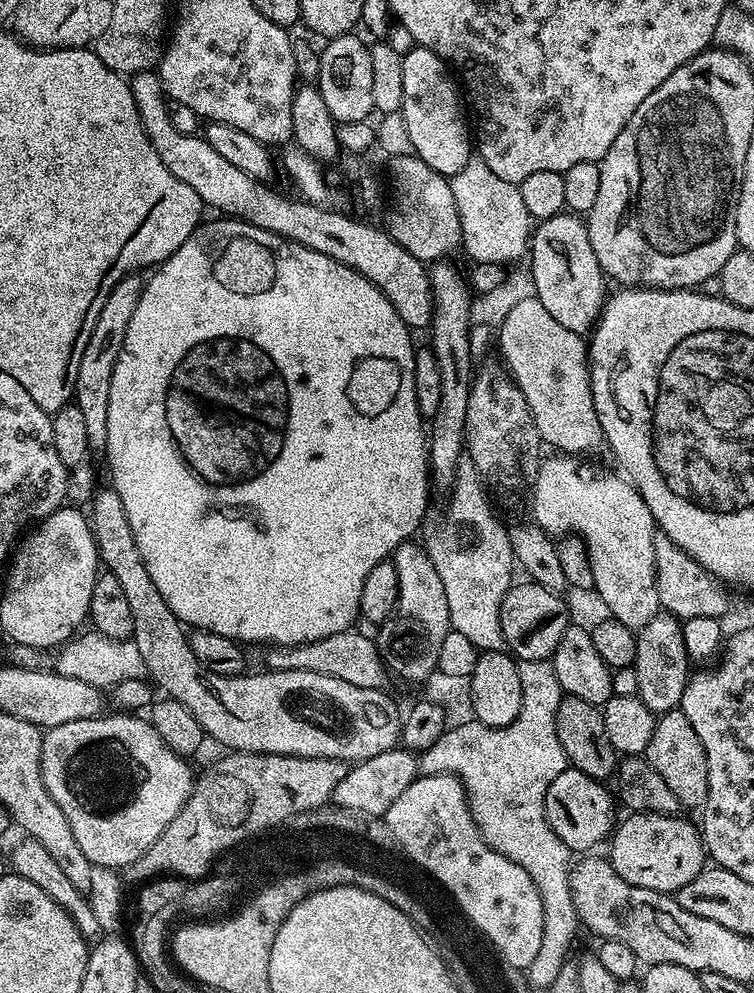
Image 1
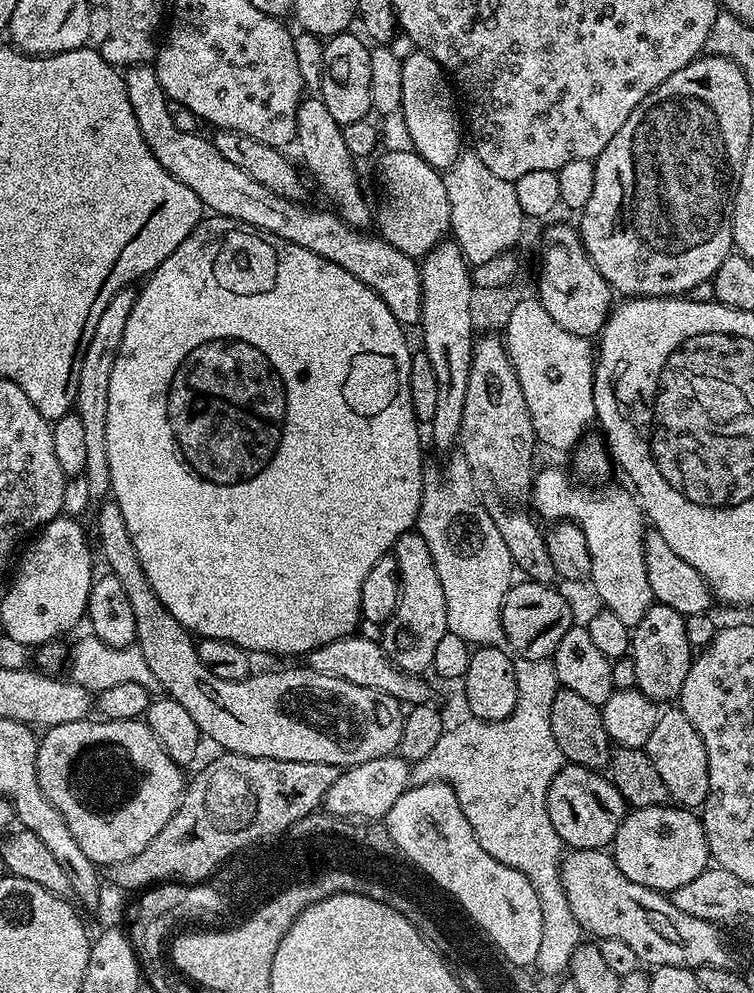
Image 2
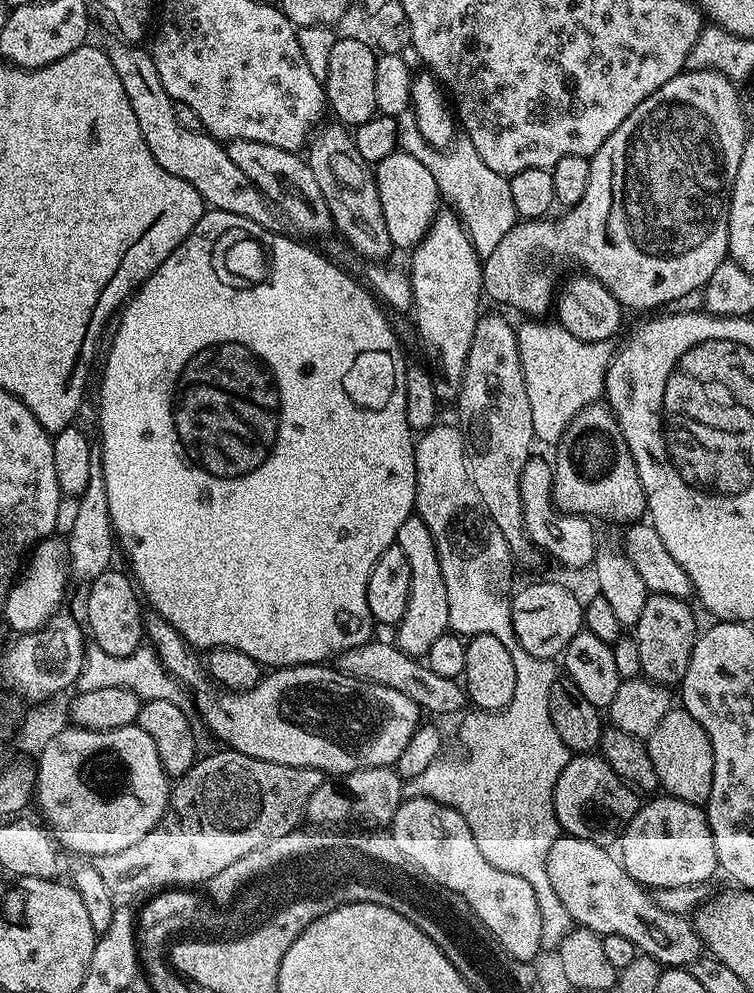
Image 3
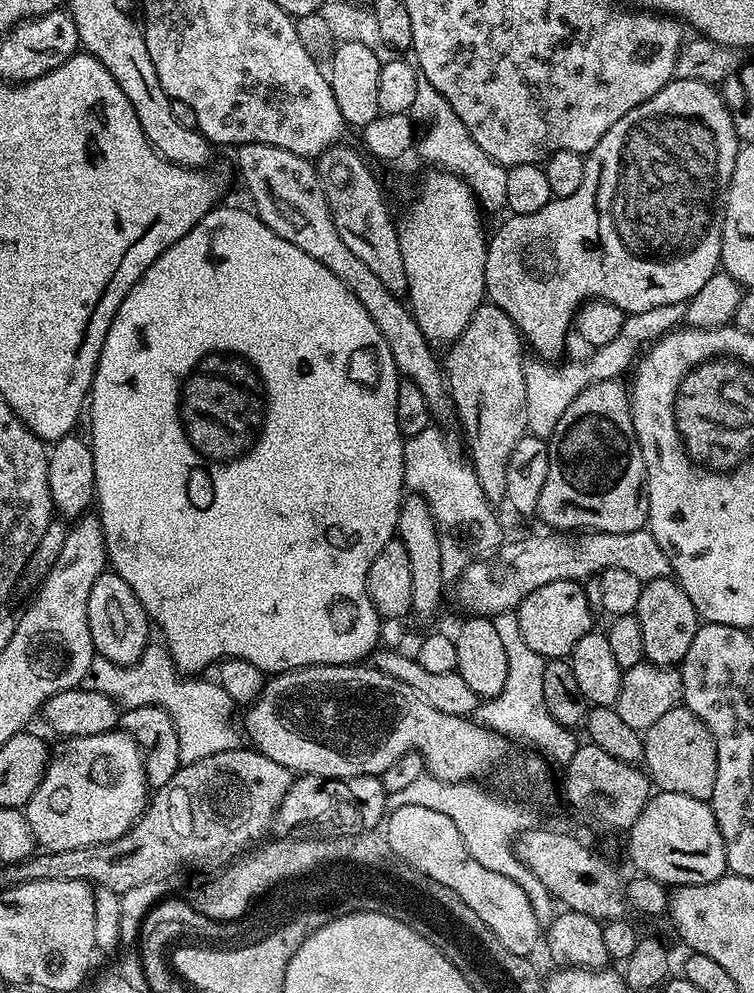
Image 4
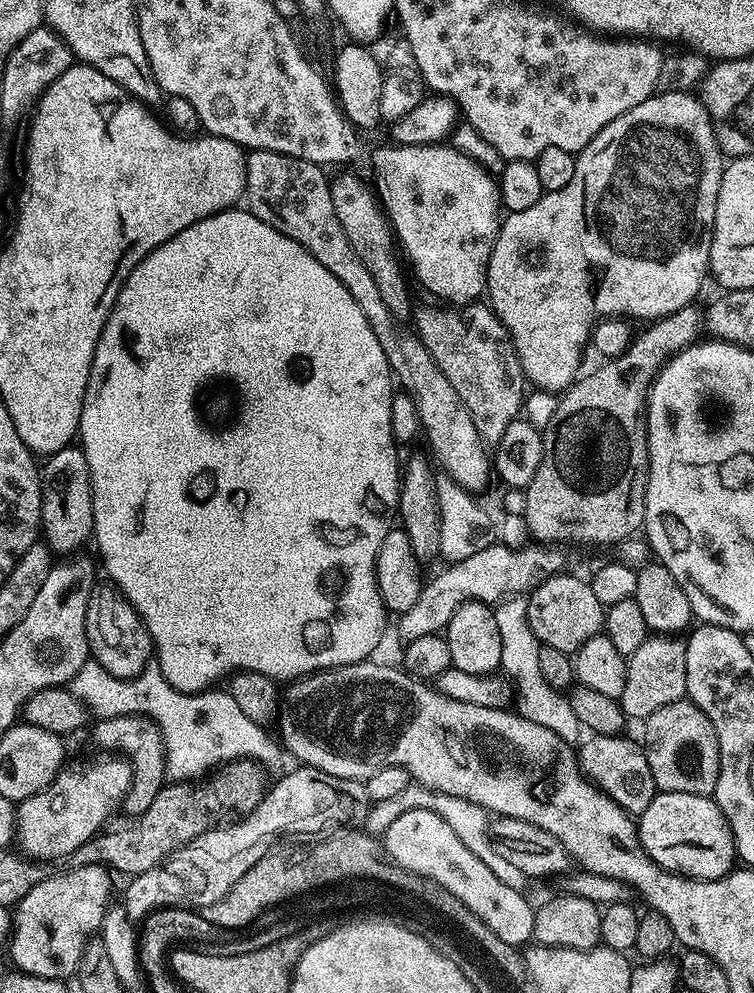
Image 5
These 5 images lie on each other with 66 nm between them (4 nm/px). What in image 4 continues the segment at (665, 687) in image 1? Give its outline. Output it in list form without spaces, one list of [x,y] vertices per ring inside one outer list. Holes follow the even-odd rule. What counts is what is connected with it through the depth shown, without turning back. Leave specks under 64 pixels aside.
[[[671,577],[647,580],[641,585],[638,606],[634,615],[642,627],[645,659],[660,667],[673,667],[683,663],[685,654],[700,625],[700,619],[689,595]]]

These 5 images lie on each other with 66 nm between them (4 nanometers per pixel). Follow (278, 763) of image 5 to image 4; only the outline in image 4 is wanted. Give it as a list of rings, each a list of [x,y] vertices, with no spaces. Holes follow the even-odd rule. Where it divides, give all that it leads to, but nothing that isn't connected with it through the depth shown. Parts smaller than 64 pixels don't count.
[[[149,643],[147,650],[130,666],[122,666],[97,656],[92,661],[87,687],[106,694],[116,701],[121,709],[138,706],[158,706],[170,714],[174,722],[174,730],[178,730],[178,750],[180,763],[198,762],[202,758],[210,758],[210,754],[225,752],[237,747],[242,736],[232,725],[232,708],[234,701],[228,697],[215,679],[185,678],[177,672],[172,656],[163,643]],[[237,732],[237,733],[236,733]]]

